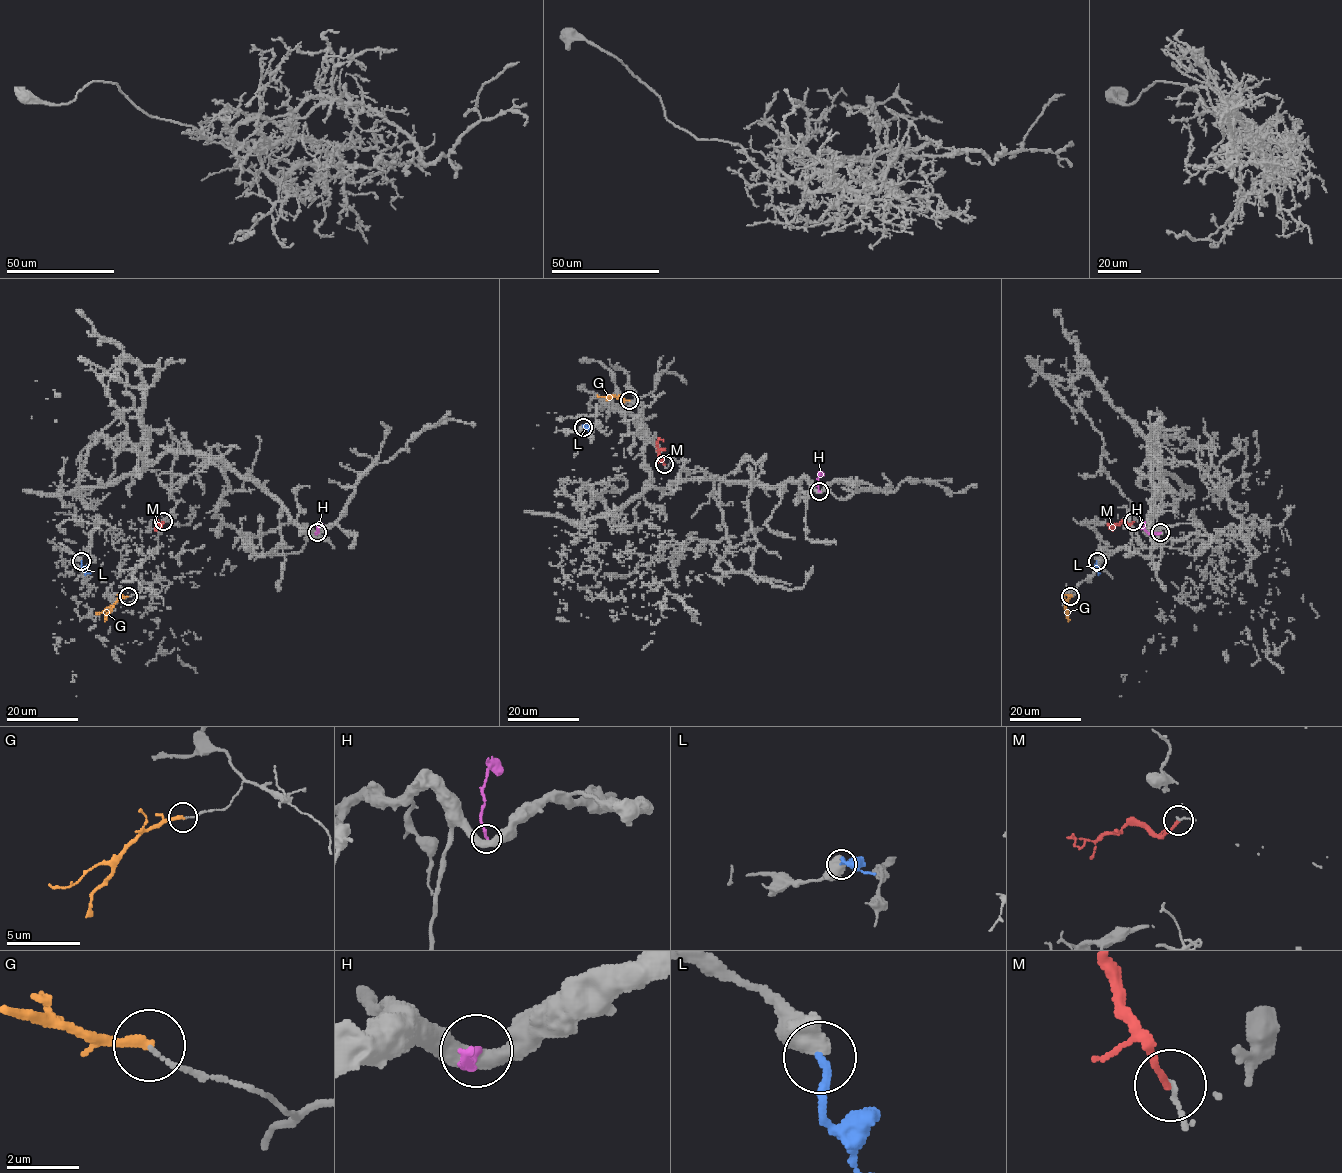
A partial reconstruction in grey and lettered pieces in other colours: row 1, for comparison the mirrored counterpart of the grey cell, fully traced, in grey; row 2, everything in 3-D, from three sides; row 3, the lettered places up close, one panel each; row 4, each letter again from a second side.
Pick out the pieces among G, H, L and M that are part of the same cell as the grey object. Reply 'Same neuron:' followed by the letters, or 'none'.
Same neuron: L

